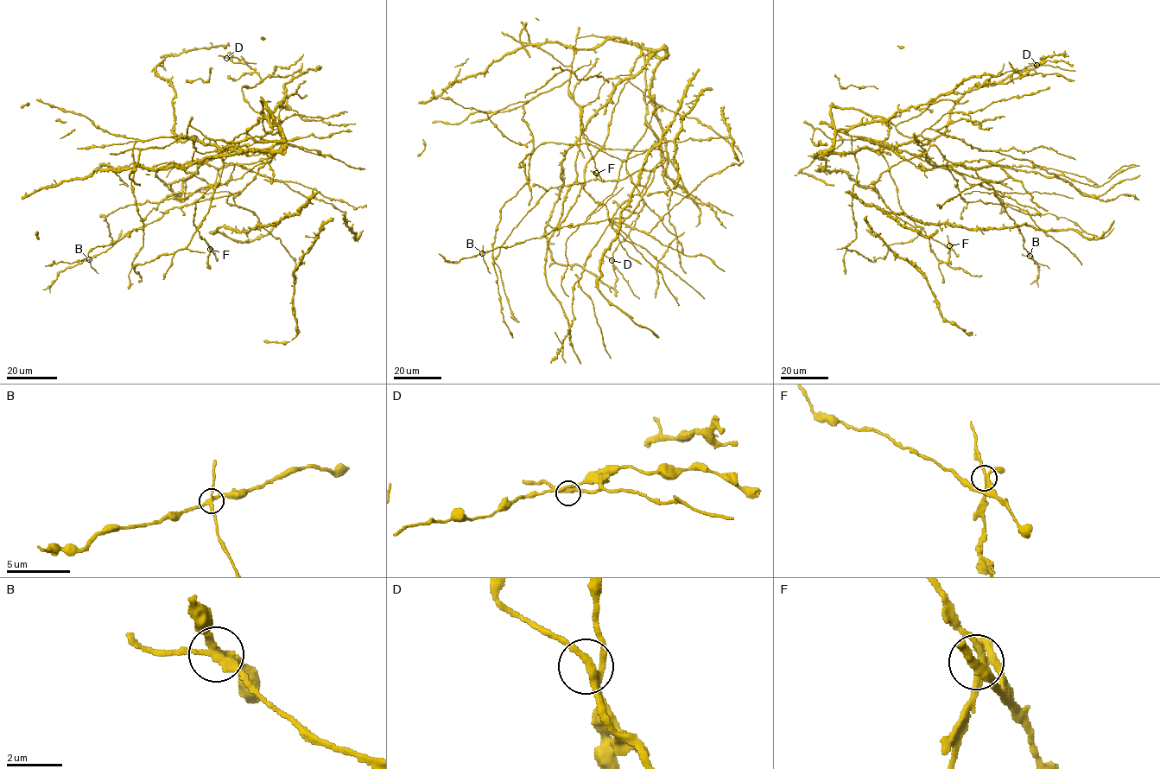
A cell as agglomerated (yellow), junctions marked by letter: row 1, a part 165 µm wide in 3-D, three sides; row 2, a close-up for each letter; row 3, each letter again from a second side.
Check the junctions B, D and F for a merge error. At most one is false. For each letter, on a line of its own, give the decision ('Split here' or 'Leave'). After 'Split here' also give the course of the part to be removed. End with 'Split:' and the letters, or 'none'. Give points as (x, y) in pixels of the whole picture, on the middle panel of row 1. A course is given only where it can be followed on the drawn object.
B: Split here. Course of the part to remove: (482, 252), (491, 273)
D: Leave
F: Leave
Split: B

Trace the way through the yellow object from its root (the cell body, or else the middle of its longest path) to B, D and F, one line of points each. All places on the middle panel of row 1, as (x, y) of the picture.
B: (645, 75), (645, 120), (657, 138), (663, 162), (655, 169), (632, 213), (562, 226), (541, 238), (482, 252)
D: (645, 75), (647, 128), (628, 155), (626, 162), (627, 173), (643, 206), (628, 235), (612, 252), (611, 260)
F: (645, 75), (645, 55), (663, 57), (663, 49), (634, 75), (605, 79), (582, 108), (580, 130), (596, 173)

